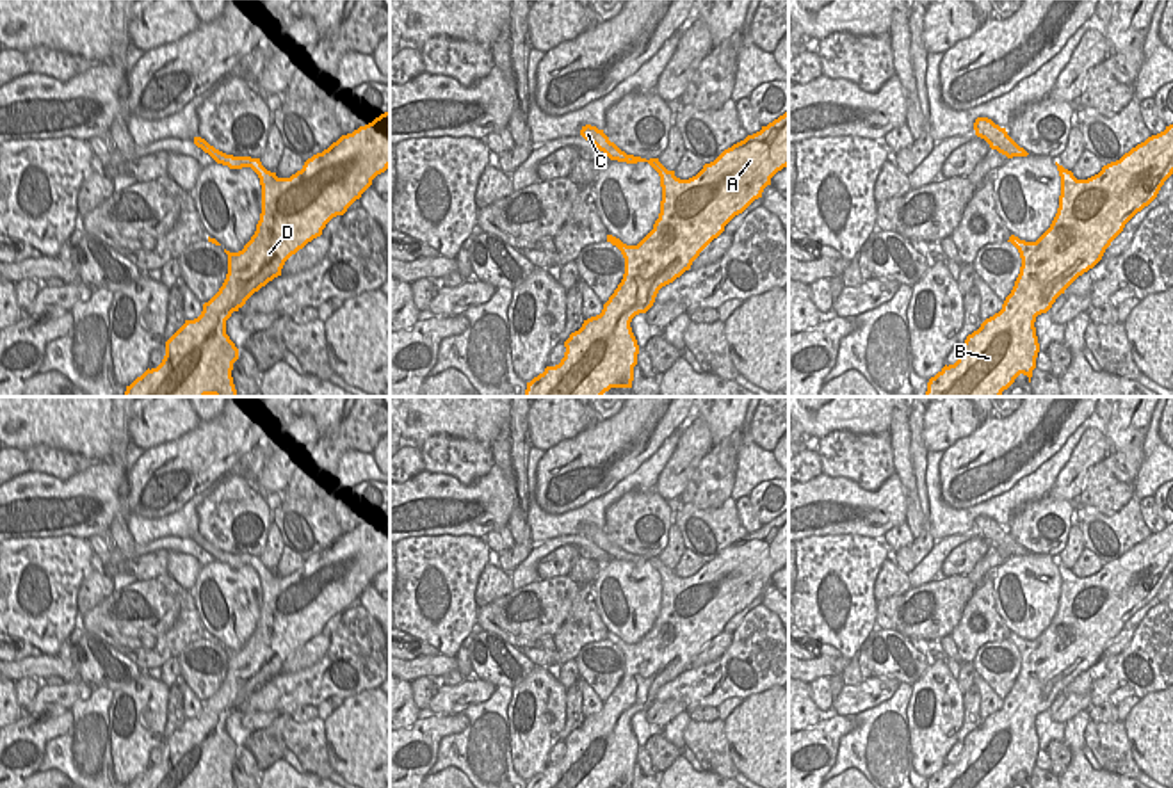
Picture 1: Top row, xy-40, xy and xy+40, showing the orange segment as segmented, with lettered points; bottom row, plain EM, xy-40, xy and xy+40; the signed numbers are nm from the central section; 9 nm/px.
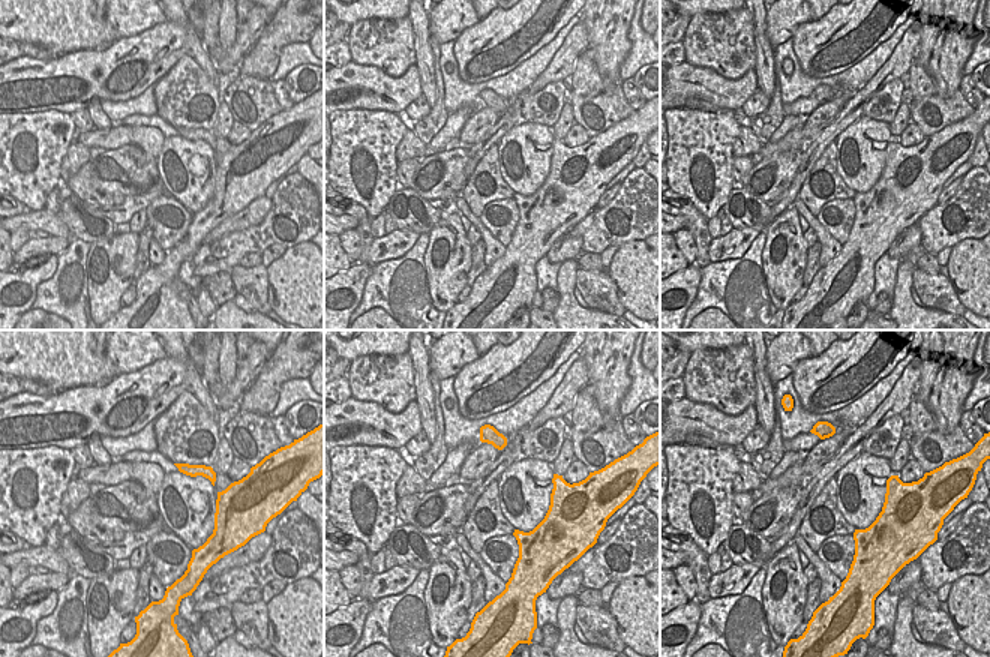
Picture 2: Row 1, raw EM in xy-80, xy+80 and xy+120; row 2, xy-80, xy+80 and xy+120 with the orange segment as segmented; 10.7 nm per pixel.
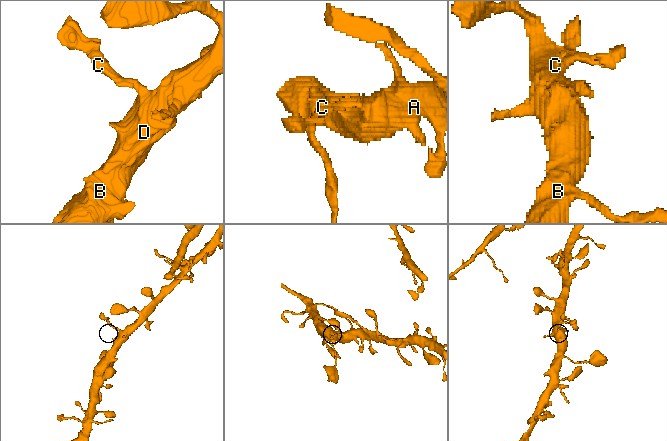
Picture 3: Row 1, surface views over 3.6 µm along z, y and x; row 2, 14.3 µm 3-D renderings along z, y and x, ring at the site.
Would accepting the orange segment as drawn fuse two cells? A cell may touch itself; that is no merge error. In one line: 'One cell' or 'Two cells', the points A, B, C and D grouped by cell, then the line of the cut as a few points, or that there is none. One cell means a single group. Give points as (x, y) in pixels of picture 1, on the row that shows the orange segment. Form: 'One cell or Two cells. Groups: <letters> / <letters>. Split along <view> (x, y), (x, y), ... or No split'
One cell. Groups: A B C D. No split.

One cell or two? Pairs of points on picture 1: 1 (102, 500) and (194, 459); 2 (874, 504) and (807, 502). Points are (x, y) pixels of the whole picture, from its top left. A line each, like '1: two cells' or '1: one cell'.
1: one cell
2: one cell

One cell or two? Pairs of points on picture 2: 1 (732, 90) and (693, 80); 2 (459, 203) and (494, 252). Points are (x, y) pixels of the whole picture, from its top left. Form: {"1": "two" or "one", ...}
{"1": "one", "2": "one"}

